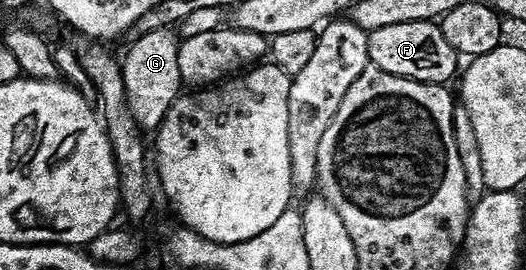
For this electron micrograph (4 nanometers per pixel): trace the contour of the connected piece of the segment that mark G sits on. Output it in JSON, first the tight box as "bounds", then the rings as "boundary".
{"bounds":[120,27,182,133],"boundary":[[[162,27],[136,35],[133,40],[128,52],[122,55],[120,64],[126,85],[126,101],[130,105],[130,113],[134,113],[134,121],[138,121],[145,132],[152,133],[159,128],[170,105],[174,105],[174,101],[182,94],[178,69],[181,36],[172,27]]]}

